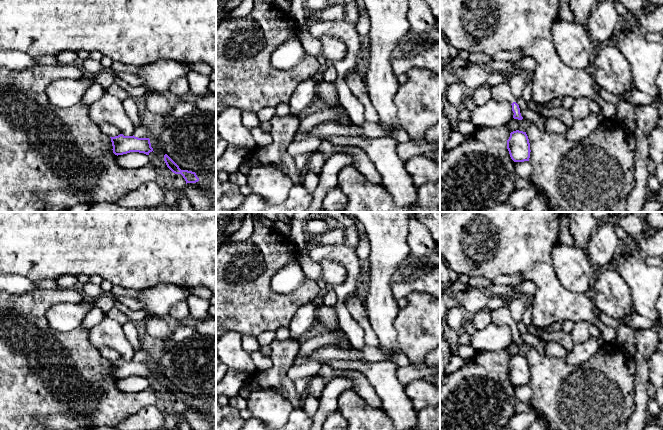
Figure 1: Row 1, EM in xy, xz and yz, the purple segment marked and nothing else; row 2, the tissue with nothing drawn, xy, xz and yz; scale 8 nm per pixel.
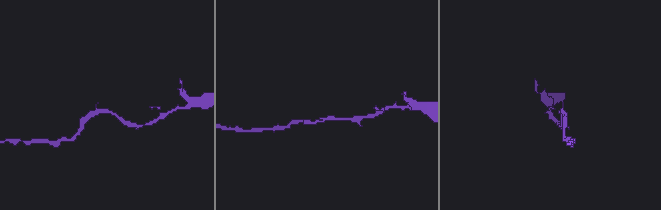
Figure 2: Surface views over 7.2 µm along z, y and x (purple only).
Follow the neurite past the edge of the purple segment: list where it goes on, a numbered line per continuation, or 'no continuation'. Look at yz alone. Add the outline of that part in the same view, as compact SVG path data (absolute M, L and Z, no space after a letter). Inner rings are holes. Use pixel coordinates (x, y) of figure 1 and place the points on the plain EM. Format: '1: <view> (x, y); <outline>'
1: yz (502, 316); M502 307L497 310L491 310L492 323L496 325L508 325L511 328L517 326L517 322L512 318L508 307ZM518 328L519 329L519 328Z

